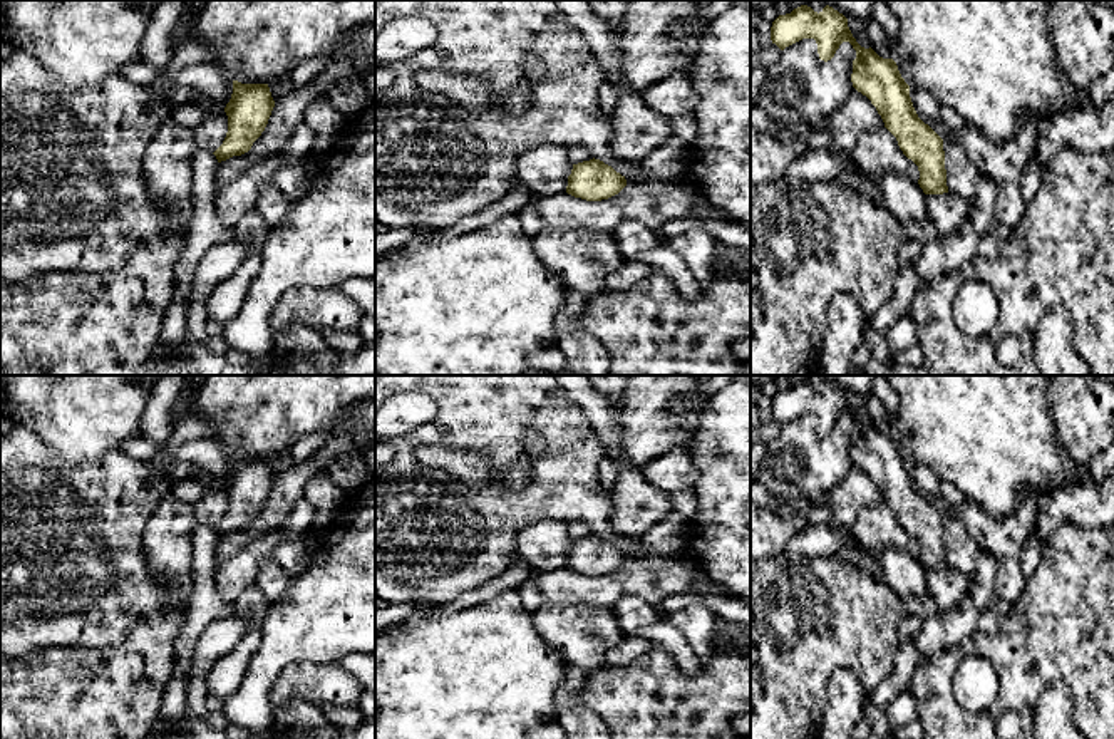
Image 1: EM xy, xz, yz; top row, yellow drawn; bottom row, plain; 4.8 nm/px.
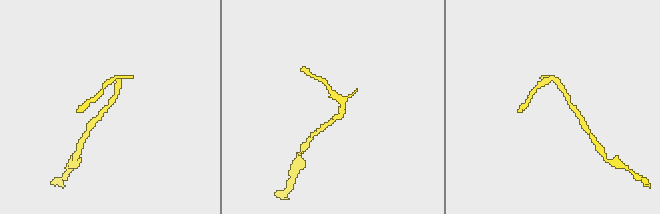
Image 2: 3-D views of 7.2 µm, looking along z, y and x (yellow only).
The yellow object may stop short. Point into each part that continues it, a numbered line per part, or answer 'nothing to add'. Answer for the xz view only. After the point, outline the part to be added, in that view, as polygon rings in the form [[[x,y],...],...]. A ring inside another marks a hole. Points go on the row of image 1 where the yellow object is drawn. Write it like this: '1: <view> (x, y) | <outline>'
nothing to add

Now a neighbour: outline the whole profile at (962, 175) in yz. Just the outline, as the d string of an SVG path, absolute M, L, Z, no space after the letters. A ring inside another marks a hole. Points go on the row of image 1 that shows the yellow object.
M950 137L943 139L943 151L948 193L963 201L973 201L980 174L978 169L963 147Z

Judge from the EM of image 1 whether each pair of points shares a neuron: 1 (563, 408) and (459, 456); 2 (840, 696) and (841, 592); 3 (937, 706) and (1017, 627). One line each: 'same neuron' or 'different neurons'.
1: different neurons
2: different neurons
3: same neuron

